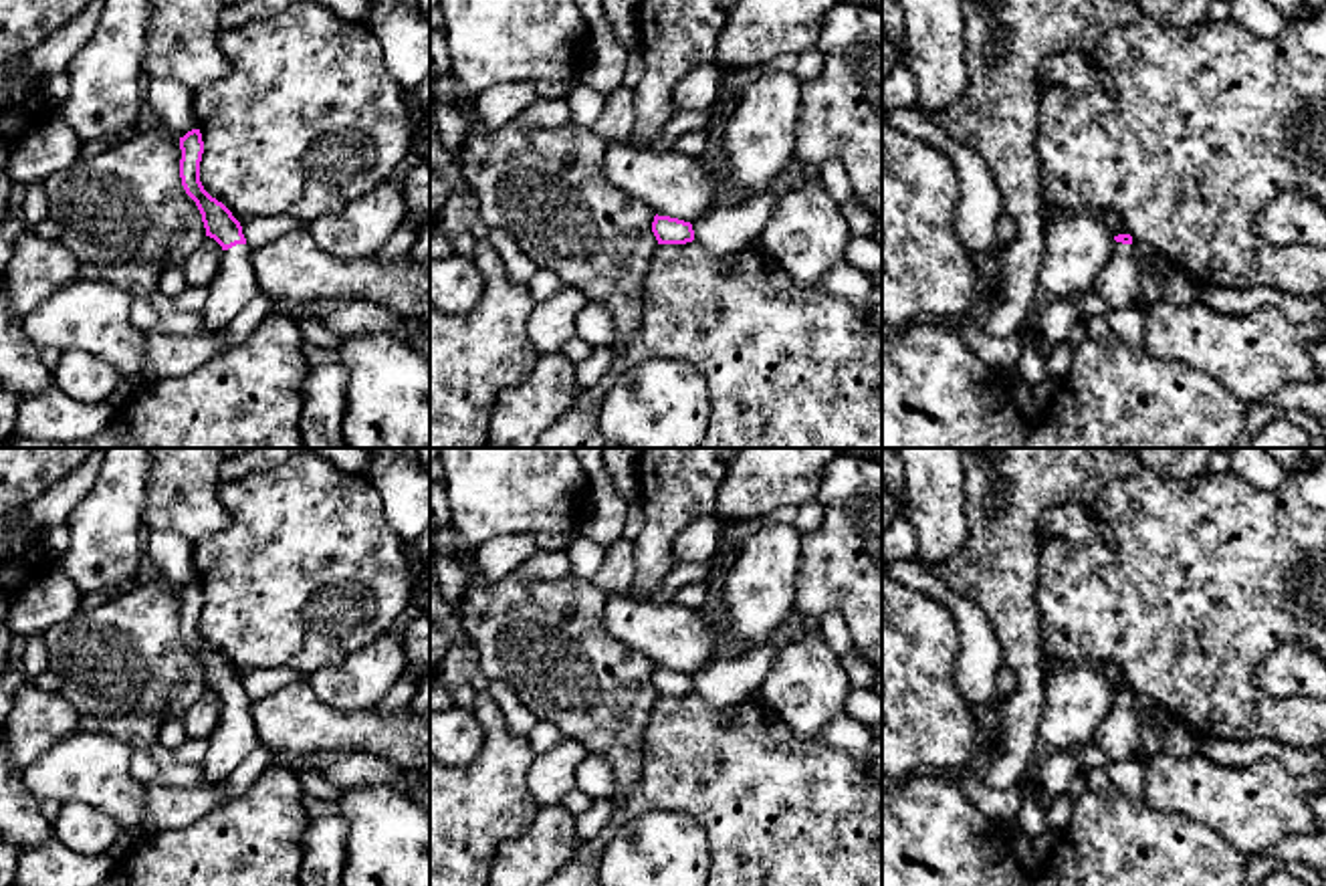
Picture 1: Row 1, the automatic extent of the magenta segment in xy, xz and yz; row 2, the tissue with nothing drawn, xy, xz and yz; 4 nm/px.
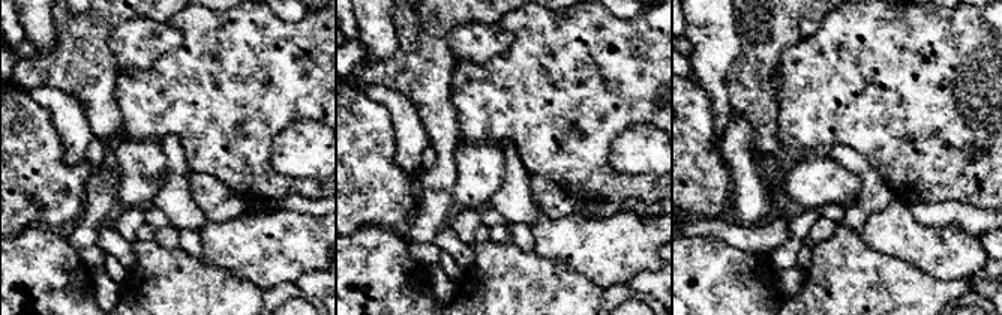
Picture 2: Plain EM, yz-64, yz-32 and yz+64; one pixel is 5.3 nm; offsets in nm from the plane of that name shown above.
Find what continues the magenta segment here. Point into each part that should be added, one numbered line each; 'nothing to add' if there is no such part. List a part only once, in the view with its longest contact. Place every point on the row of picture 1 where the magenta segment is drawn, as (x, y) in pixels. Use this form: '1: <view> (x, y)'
1: xy (235, 285)

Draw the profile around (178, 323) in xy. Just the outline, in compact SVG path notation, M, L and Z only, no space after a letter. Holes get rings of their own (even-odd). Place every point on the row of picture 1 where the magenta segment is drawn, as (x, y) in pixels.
M149 297L133 299L129 319L143 333L161 333L170 337L196 337L204 333L200 313L157 313Z

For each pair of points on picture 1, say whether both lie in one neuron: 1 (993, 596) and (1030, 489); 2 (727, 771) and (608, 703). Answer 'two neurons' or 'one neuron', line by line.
1: one neuron
2: two neurons

